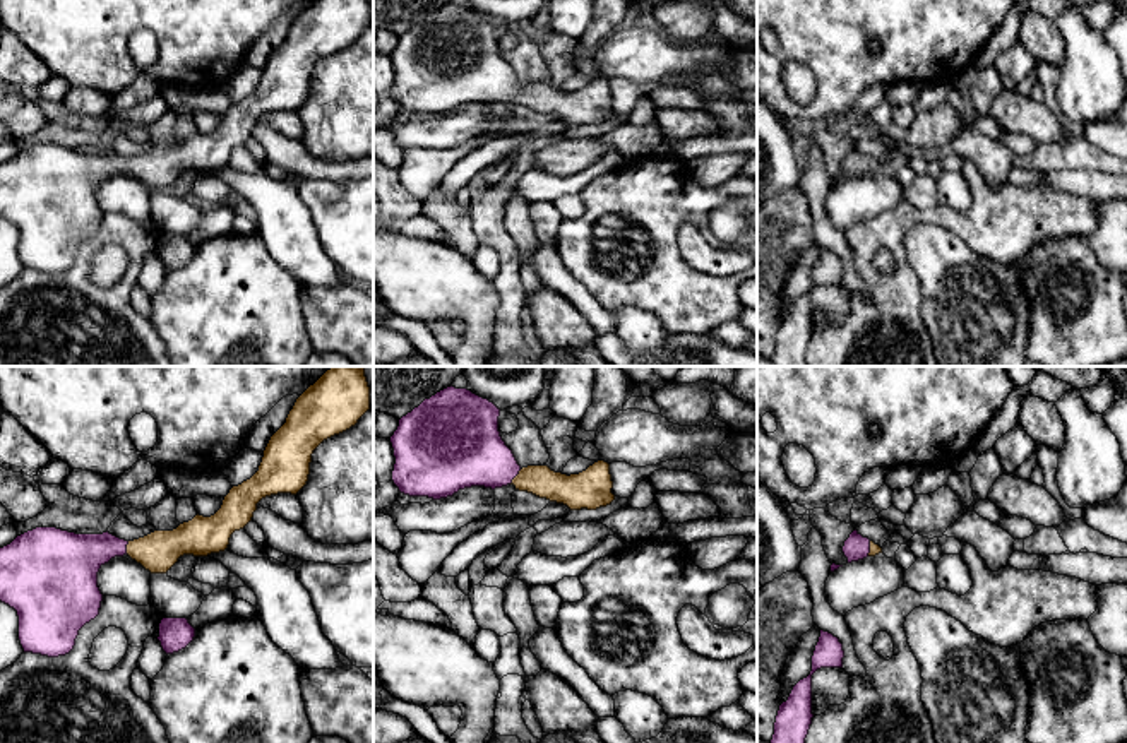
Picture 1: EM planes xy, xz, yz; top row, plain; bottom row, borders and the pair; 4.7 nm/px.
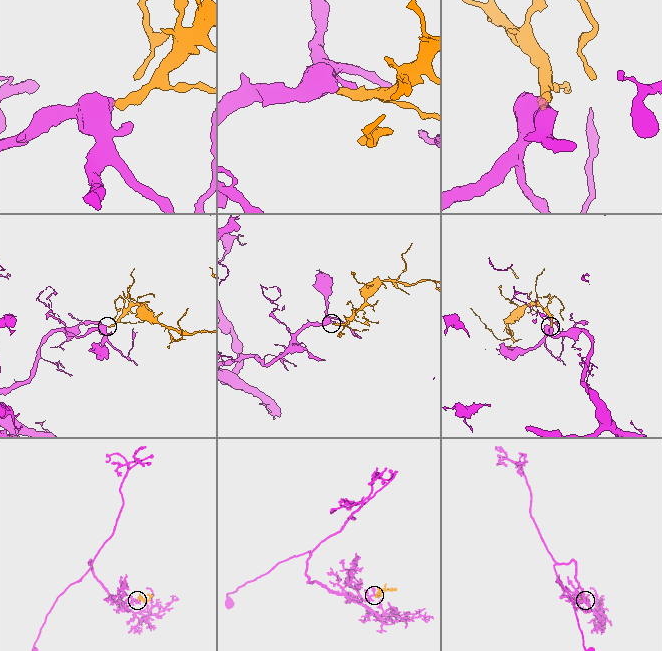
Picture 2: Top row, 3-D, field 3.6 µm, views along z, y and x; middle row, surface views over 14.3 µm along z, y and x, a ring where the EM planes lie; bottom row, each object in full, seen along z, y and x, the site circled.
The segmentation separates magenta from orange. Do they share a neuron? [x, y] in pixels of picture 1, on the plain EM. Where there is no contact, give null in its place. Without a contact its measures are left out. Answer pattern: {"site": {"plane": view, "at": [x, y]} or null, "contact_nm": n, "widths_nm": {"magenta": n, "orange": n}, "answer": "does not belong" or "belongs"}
{"site": {"plane": "xz", "at": [516, 91]}, "contact_nm": 90, "widths_nm": {"magenta": 320, "orange": 140}, "answer": "belongs"}

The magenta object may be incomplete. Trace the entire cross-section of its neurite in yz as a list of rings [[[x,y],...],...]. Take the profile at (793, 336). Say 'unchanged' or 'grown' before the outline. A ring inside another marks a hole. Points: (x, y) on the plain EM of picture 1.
unchanged; [[[820,247],[812,272],[812,288],[800,296],[786,318],[779,322],[771,361],[776,366],[807,366],[805,354],[812,341],[812,291],[820,284],[843,284],[843,260],[838,253]]]

